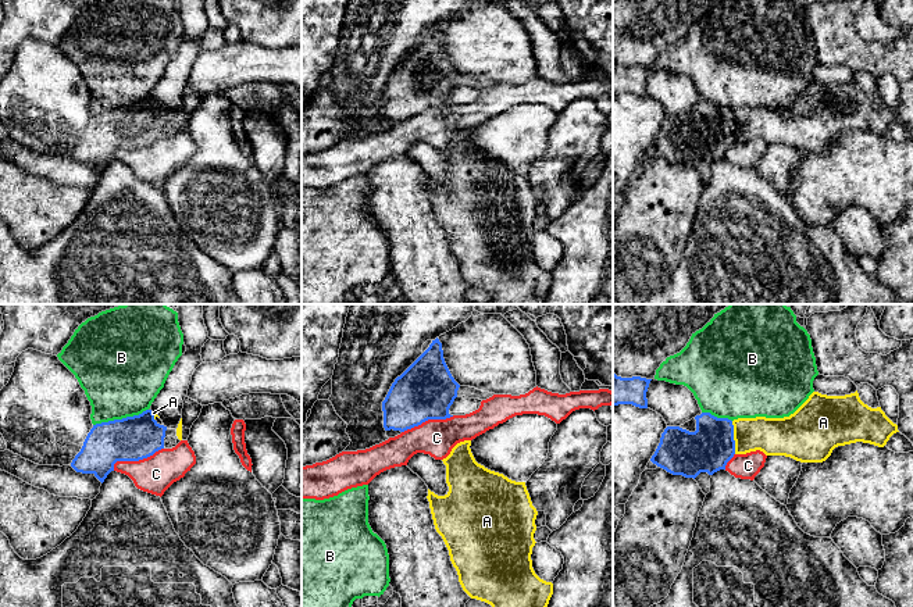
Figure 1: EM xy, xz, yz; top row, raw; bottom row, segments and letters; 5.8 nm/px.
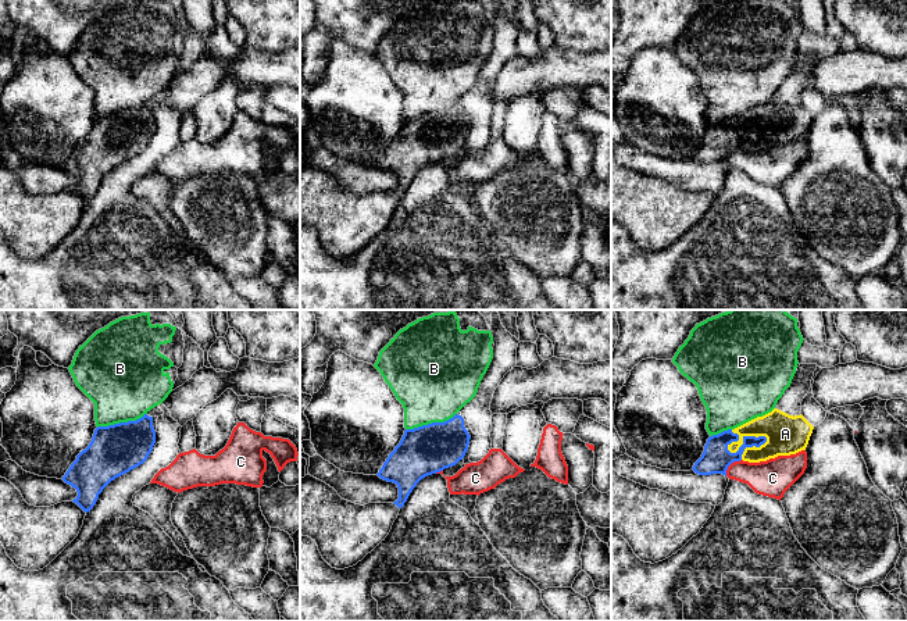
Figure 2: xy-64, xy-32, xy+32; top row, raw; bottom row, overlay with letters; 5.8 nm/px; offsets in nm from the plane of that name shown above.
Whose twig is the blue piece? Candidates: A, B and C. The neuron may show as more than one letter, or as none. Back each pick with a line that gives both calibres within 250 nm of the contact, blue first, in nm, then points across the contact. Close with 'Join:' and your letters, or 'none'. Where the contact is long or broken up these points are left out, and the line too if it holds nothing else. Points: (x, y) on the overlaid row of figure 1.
A: Thickness 260 nm (blue) against 220 nm. Path across: yz (708, 449), (720, 438), (733, 438), (774, 436)
Join: A

